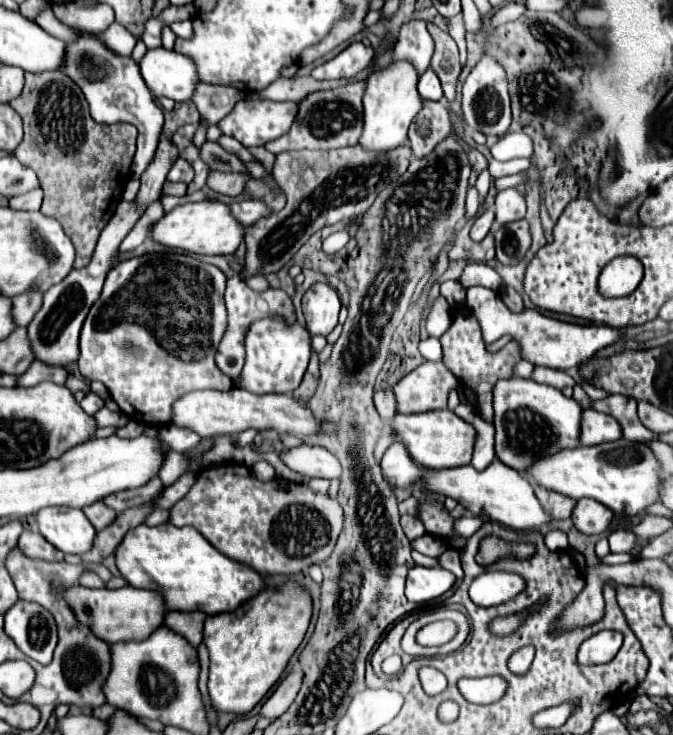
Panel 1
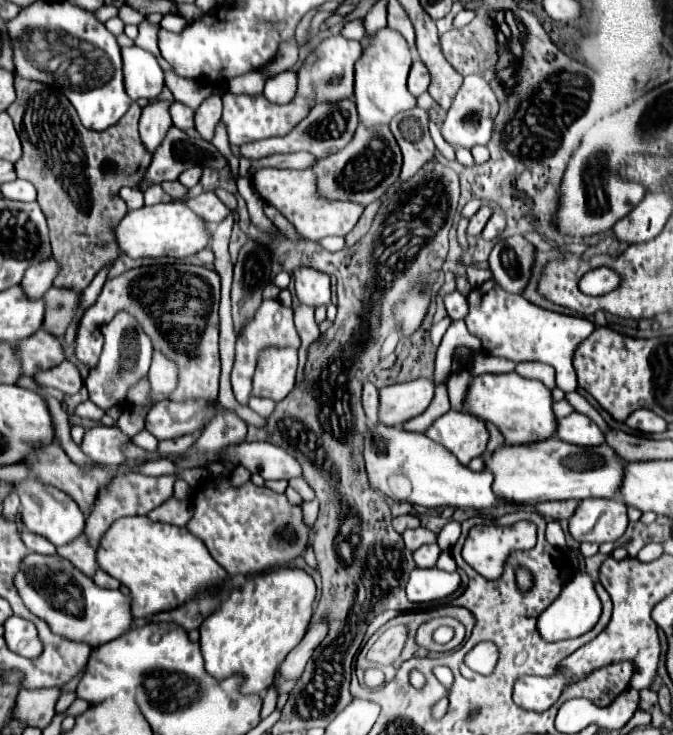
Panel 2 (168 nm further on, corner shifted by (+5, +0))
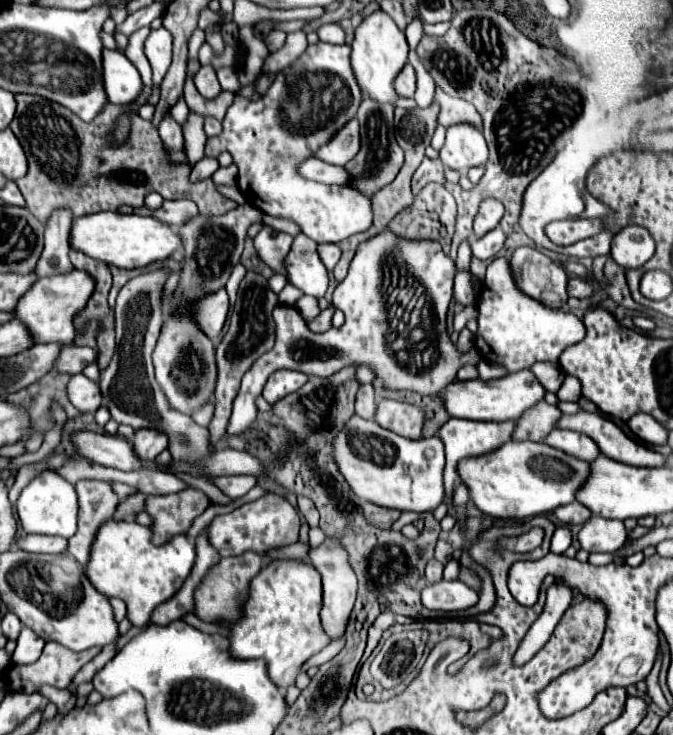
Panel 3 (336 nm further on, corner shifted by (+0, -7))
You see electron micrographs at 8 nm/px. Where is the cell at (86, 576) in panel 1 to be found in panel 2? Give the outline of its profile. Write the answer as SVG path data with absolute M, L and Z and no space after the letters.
M79 536L75 542L57 548L57 554L61 558L69 560L79 572L93 578L93 574L97 570L97 560L95 560L95 550L87 544L85 536Z

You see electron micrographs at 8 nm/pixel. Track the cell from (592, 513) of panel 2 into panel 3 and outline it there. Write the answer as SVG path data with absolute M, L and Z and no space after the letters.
M592 515L578 533L580 545L588 553L614 553L626 543L626 527L622 521Z

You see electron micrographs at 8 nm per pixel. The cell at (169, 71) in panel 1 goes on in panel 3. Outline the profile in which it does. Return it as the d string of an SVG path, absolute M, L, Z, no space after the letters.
M102 49L102 81L110 103L128 105L142 91L142 79L128 57L116 49Z

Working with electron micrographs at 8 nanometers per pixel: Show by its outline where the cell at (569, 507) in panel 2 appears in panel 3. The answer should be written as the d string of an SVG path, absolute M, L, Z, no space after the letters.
M578 501L558 507L558 509L554 511L554 515L556 515L556 519L562 521L564 525L570 525L570 523L586 523L586 519L592 517L590 509L586 509L586 507L580 505Z

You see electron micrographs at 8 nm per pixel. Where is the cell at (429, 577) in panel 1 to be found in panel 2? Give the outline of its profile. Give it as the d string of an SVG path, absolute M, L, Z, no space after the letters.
M415 568L407 582L407 600L431 602L453 594L461 584L457 572L443 572L439 568Z

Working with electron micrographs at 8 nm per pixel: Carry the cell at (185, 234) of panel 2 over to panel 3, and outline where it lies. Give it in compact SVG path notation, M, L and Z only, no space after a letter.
M92 213L74 217L72 229L70 229L70 247L78 253L84 253L92 259L104 261L108 265L116 265L122 269L136 269L150 265L154 261L164 261L172 255L178 247L182 247L178 233L152 217L140 217L140 215L122 215L122 213Z

